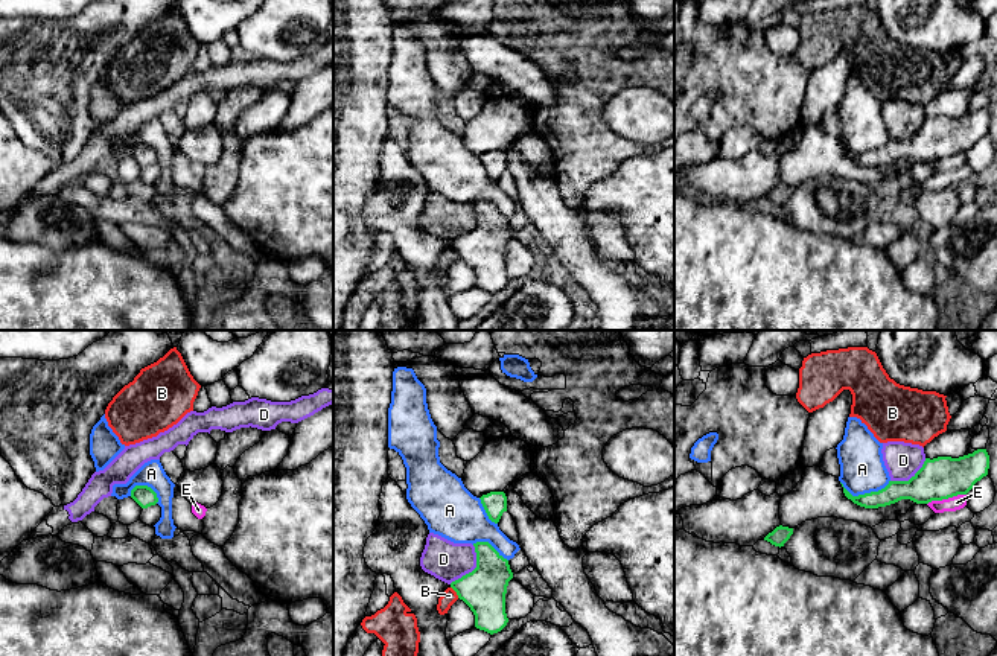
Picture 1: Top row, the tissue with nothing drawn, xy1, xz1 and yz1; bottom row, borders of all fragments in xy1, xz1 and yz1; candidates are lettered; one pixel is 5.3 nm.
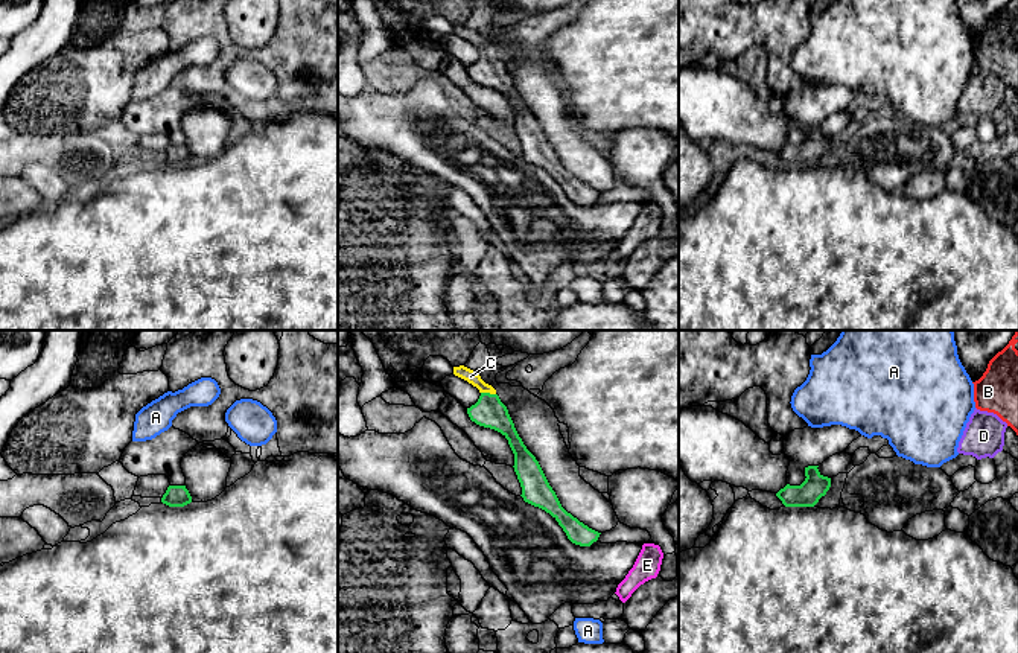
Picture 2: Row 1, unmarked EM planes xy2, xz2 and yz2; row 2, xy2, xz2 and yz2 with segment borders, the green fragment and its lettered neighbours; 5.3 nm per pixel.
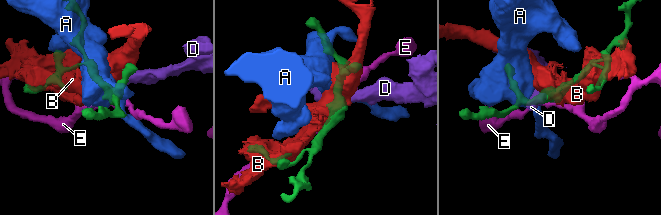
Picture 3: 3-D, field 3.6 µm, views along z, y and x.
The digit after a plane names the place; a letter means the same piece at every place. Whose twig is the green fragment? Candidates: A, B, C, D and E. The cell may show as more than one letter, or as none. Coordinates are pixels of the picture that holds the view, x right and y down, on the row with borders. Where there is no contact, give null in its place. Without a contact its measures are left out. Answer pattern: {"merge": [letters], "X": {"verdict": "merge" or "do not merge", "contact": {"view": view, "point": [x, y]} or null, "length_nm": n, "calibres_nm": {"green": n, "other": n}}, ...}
{"merge": ["C"], "A": {"verdict": "do not merge", "contact": {"view": "yz1", "point": [865, 493]}, "length_nm": 260, "calibres_nm": {"green": 110, "other": 240}}, "B": {"verdict": "do not merge", "contact": {"view": "xz1", "point": [455, 591]}, "length_nm": 80, "calibres_nm": {"green": 240, "other": 80}}, "C": {"verdict": "merge", "contact": {"view": "xz2", "point": [489, 393]}, "length_nm": 80, "calibres_nm": {"green": 170, "other": 70}}, "D": {"verdict": "do not merge", "contact": {"view": "xz1", "point": [474, 570]}, "length_nm": 240, "calibres_nm": {"green": 240, "other": 200}}, "E": {"verdict": "do not merge", "contact": {"view": "yz1", "point": [946, 498]}, "length_nm": 220, "calibres_nm": {"green": 220, "other": 80}}}

